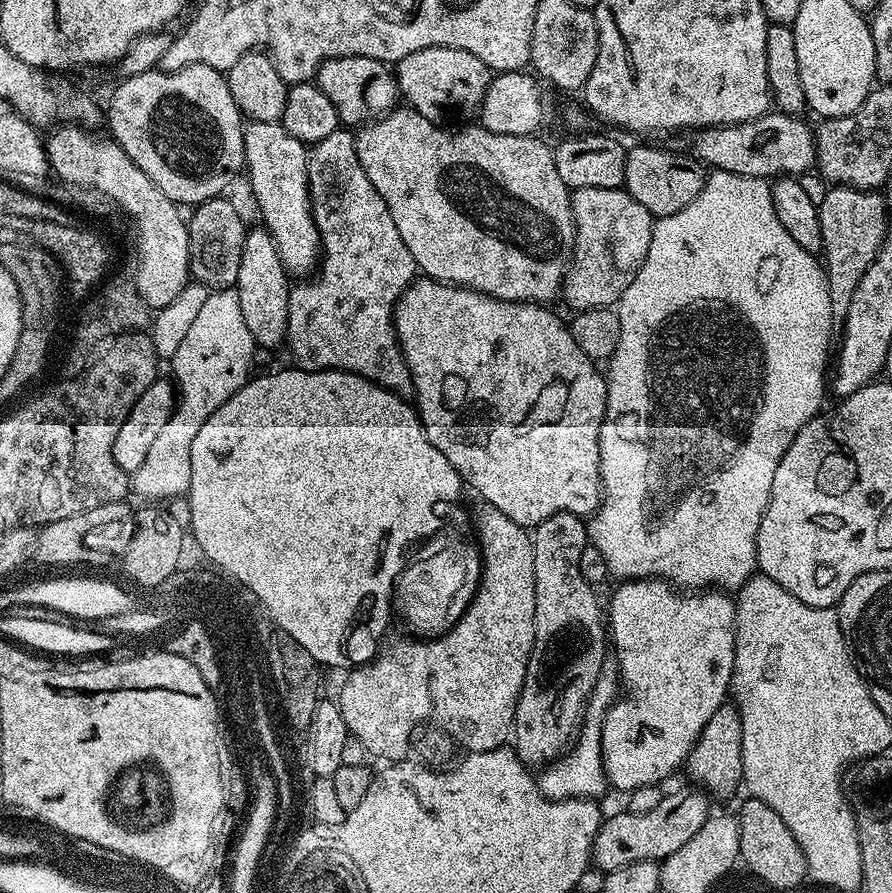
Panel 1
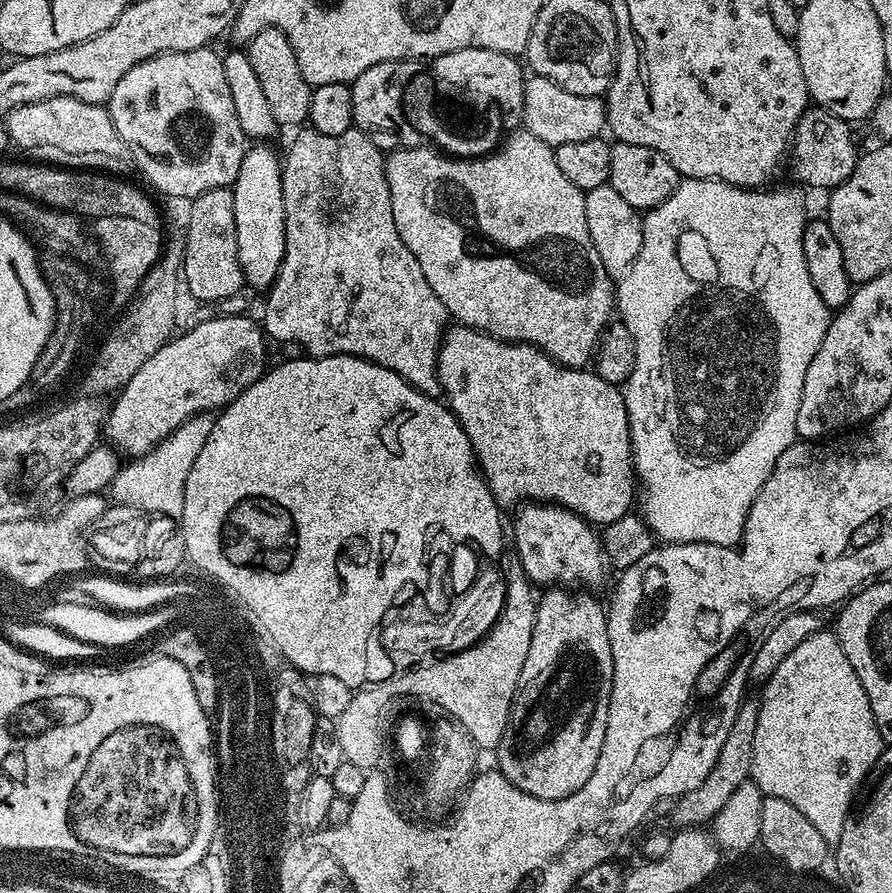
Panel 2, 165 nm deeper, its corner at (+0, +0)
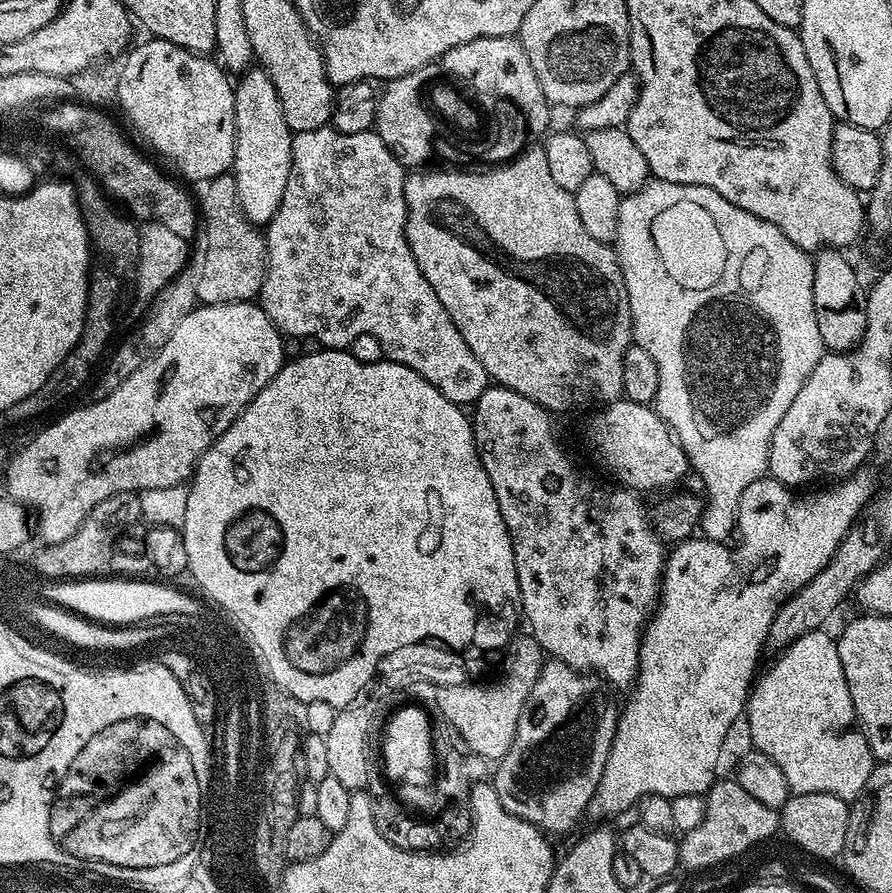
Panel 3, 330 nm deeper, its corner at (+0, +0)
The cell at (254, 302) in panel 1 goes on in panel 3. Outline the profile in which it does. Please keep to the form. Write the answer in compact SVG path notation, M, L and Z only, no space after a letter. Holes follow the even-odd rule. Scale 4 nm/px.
M259 66L249 68L235 81L234 126L236 149L230 172L236 178L238 202L252 224L267 226L282 202L286 178L290 178L294 133L286 126L286 118L282 118L282 102L278 102L274 82Z

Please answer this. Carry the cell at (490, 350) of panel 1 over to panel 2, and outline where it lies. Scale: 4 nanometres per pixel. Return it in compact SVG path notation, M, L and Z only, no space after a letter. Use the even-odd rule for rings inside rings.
M452 326L447 329L440 346L440 357L436 365L446 403L458 418L462 430L466 430L466 438L470 438L470 446L476 456L480 474L484 477L489 490L492 491L492 497L496 499L501 509L508 510L512 507L515 509L525 502L560 504L593 526L618 522L618 518L629 515L633 511L634 497L638 492L638 481L636 469L632 466L632 439L628 425L628 411L626 410L624 393L617 385L606 382L592 370L564 368L557 360L551 360L541 348L535 348L532 344L514 344L496 340L492 336L480 332L477 328L463 326Z

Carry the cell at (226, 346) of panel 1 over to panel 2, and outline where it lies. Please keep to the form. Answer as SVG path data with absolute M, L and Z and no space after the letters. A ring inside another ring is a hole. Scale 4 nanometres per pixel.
M208 414L191 416L178 430L174 430L158 446L154 446L145 456L135 462L125 463L118 474L108 485L106 492L113 505L134 506L149 515L161 515L178 520L185 506L186 478L190 475L190 466L194 466L194 458L206 446L206 438L210 438L213 417Z

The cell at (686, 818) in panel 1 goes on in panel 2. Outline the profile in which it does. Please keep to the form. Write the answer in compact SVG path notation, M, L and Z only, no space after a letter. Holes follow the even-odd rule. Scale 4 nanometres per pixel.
M748 698L741 703L738 714L734 714L734 722L730 722L730 734L726 734L726 742L722 742L722 754L718 754L718 762L714 762L714 770L706 774L706 782L702 782L698 790L690 790L671 805L672 820L676 823L677 829L707 825L716 817L718 810L726 806L734 790L749 783L754 758L754 733L758 731L759 709L759 699Z

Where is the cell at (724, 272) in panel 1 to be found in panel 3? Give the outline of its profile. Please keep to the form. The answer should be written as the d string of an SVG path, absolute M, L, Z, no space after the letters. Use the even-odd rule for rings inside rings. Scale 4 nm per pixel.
M655 178L649 179L644 187L627 193L621 199L614 247L626 282L626 294L630 298L632 339L635 344L642 346L642 350L646 350L646 354L650 354L650 358L654 358L658 366L658 394L654 401L656 413L671 428L672 435L682 446L691 471L697 472L704 483L702 492L706 497L706 507L704 517L700 520L699 531L709 540L727 541L727 536L731 532L733 535L738 528L742 490L746 490L750 482L761 479L768 471L770 442L774 430L778 430L778 422L782 422L782 414L790 410L790 402L794 402L798 390L802 390L802 382L810 378L814 366L818 366L818 362L826 355L822 334L818 334L814 310L813 257L794 246L794 242L790 242L790 238L786 238L786 234L782 234L778 226L726 202L722 194L706 186L675 184Z

